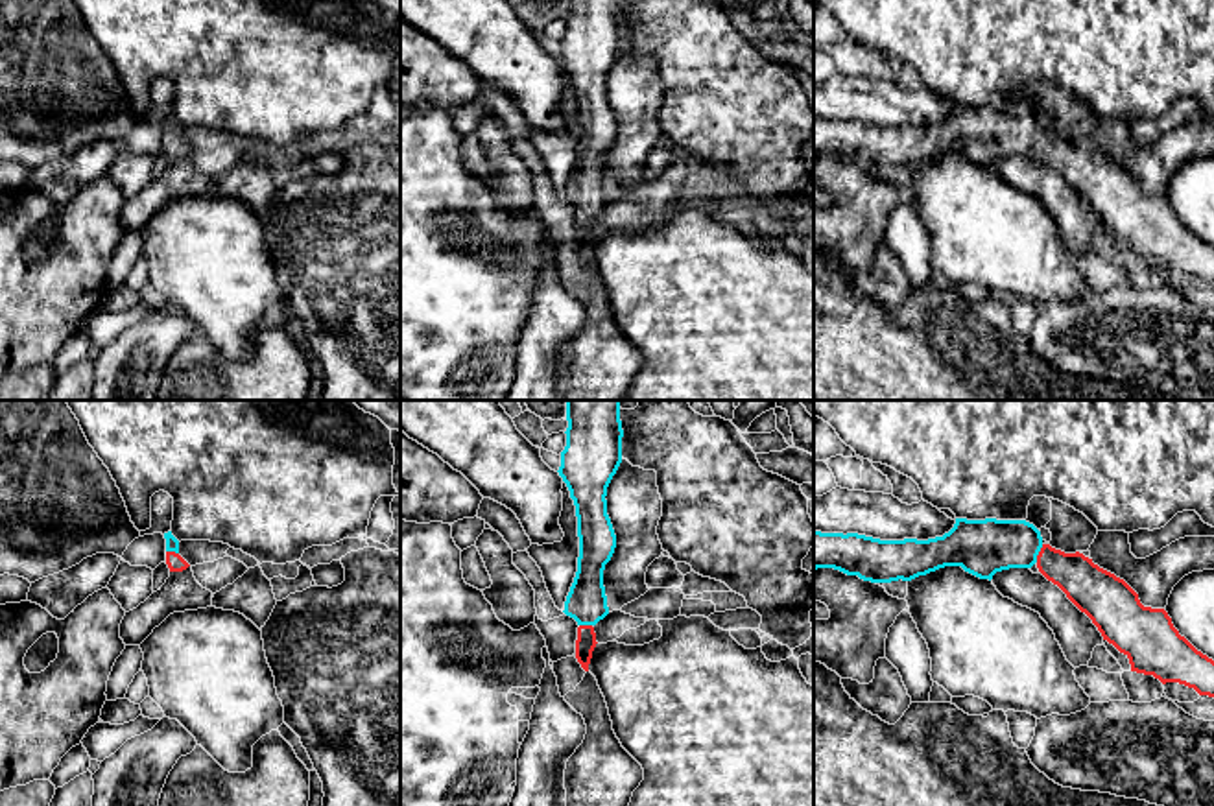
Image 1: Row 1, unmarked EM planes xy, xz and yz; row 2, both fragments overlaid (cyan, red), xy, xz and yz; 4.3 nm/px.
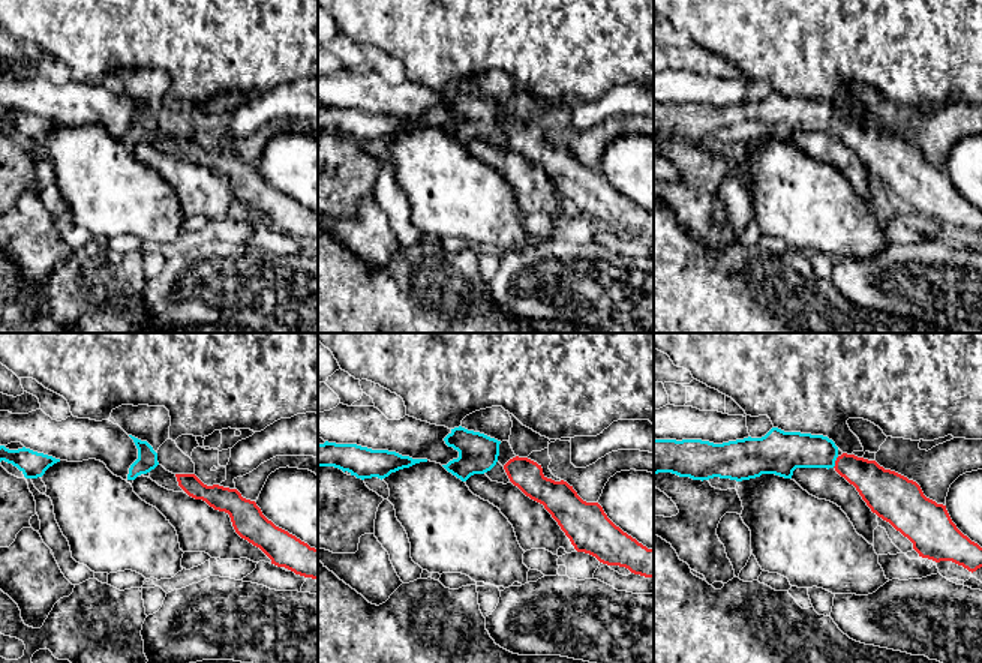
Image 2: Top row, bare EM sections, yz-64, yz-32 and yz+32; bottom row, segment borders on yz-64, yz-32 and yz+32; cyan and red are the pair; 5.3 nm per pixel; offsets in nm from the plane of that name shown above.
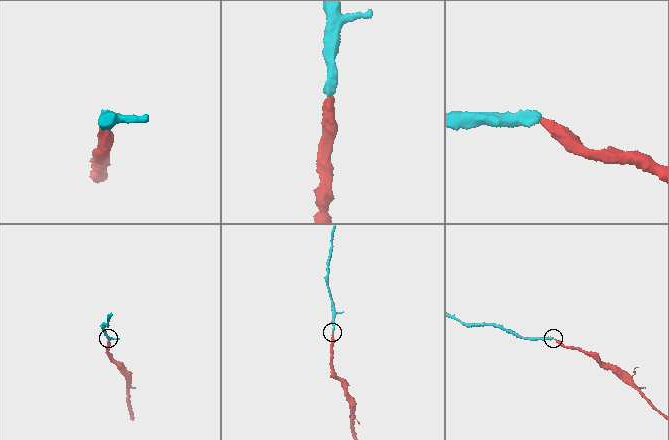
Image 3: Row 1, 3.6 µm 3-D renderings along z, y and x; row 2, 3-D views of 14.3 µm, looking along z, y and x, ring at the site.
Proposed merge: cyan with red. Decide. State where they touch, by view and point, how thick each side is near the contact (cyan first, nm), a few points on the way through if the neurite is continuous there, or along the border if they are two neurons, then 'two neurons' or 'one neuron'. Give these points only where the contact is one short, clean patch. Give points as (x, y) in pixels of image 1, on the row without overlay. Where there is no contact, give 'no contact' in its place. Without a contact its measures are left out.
contact yz (1037, 141); calibres 240 and 190 nm; way yz (982, 135), (1028, 135), (1037, 141), (1085, 170); one neuron

